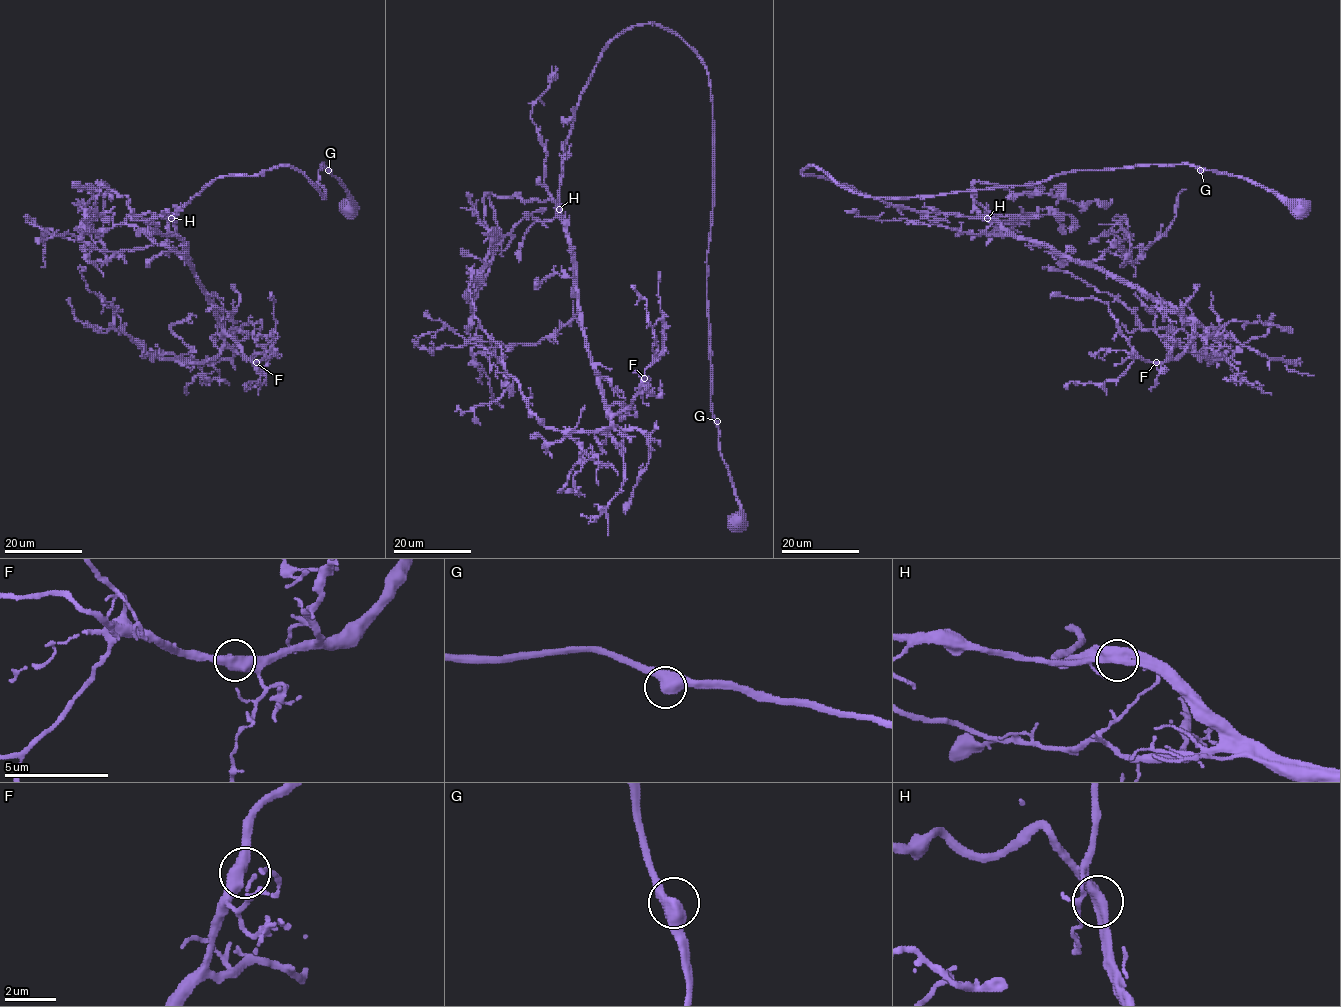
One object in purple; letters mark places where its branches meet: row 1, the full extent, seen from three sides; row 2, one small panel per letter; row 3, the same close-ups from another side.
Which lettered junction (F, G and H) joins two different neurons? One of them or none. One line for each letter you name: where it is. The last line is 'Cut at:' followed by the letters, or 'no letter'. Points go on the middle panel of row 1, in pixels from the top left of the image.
Cut at: no letter

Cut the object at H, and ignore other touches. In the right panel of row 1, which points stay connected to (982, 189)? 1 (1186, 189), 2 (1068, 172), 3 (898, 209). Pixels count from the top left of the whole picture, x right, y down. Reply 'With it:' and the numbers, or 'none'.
With it: 2, 3

